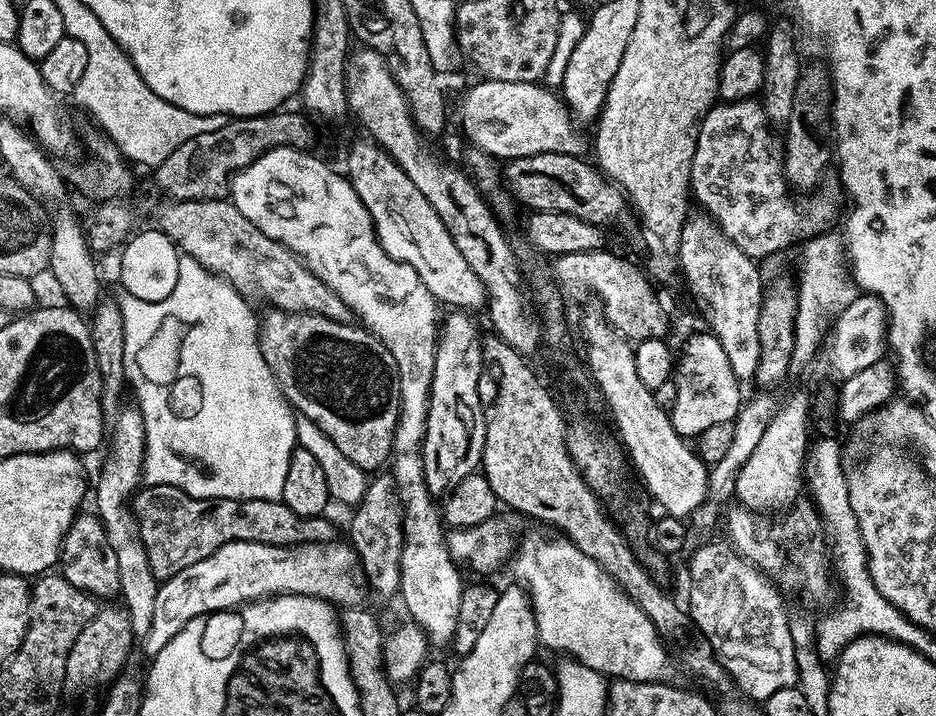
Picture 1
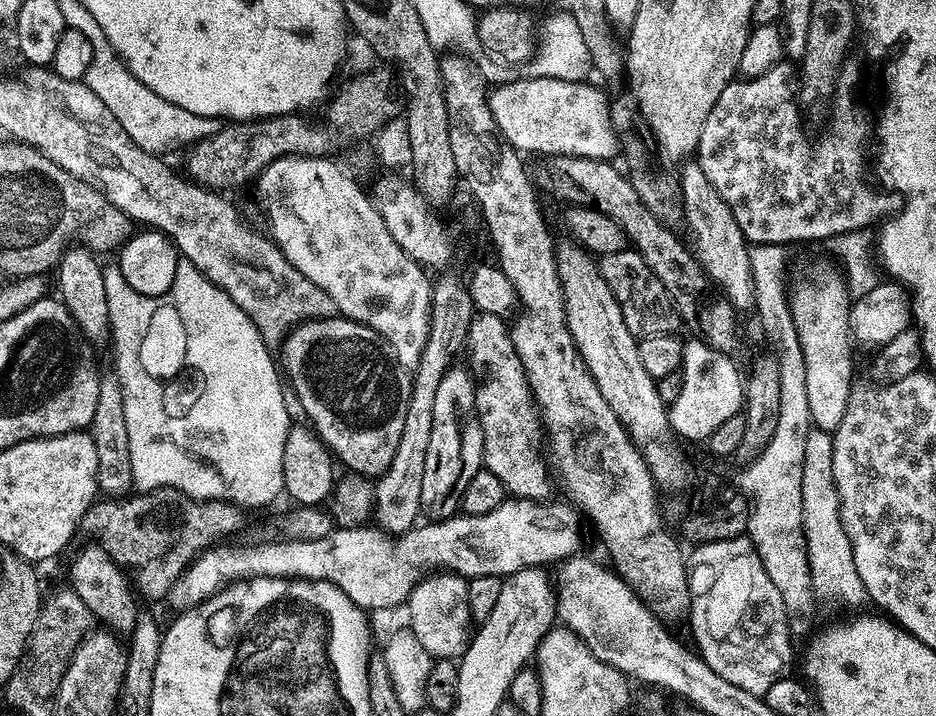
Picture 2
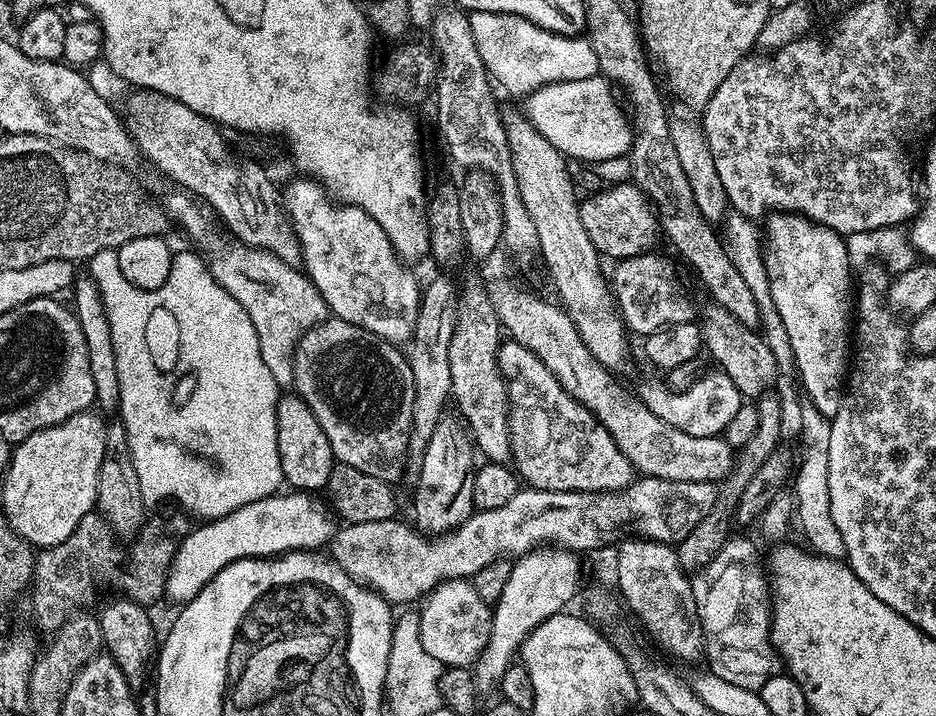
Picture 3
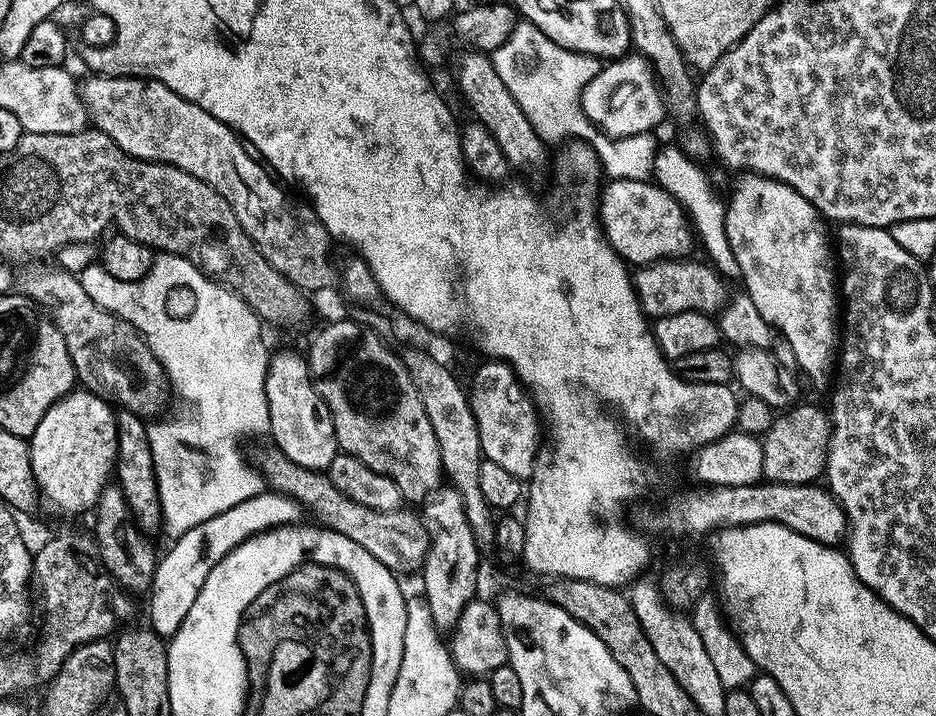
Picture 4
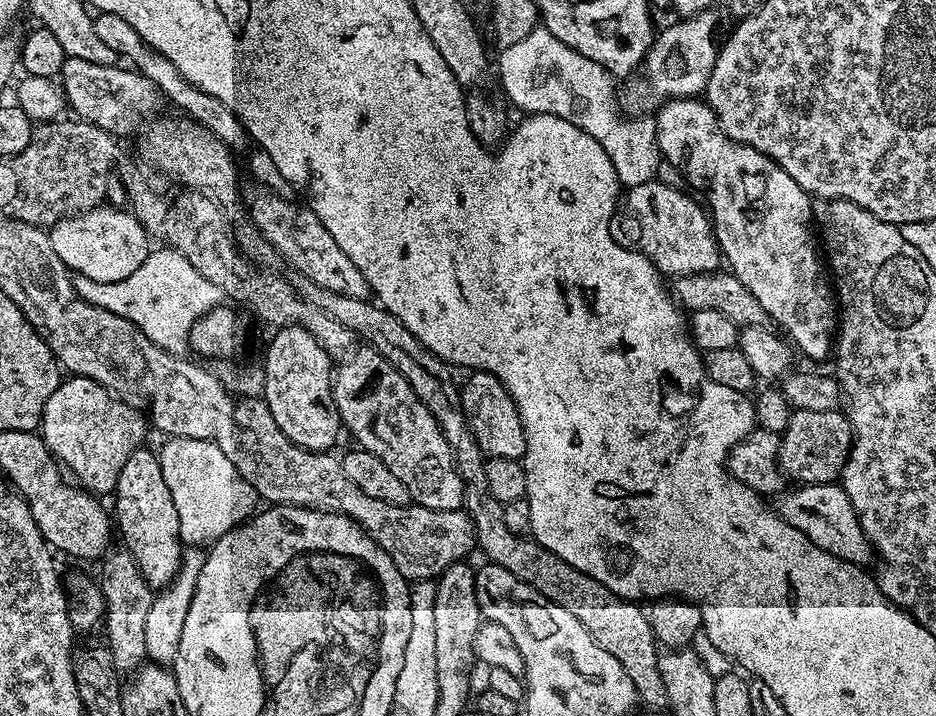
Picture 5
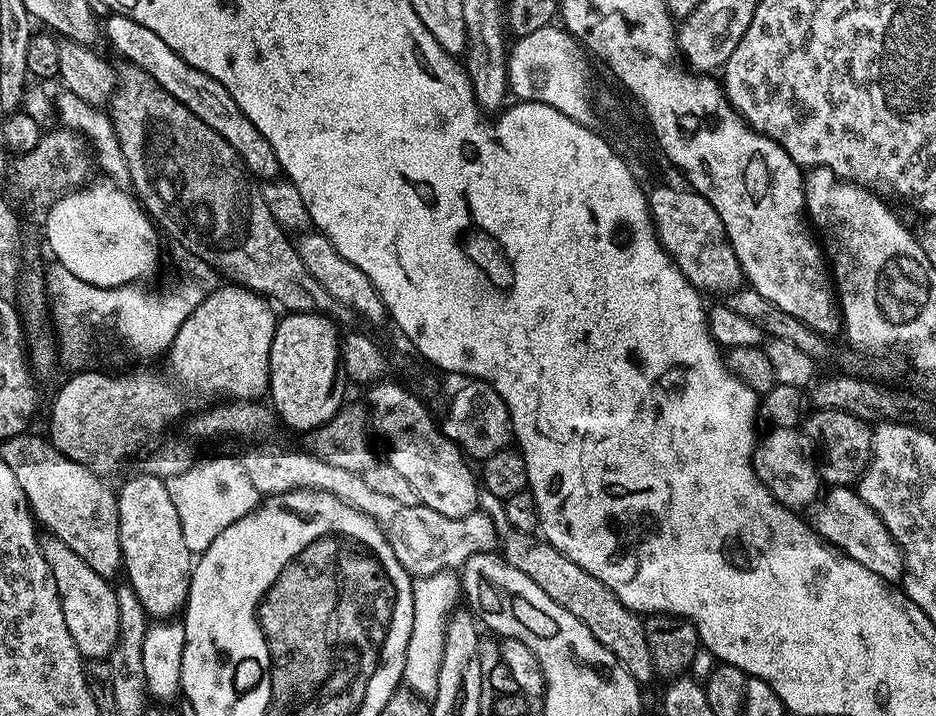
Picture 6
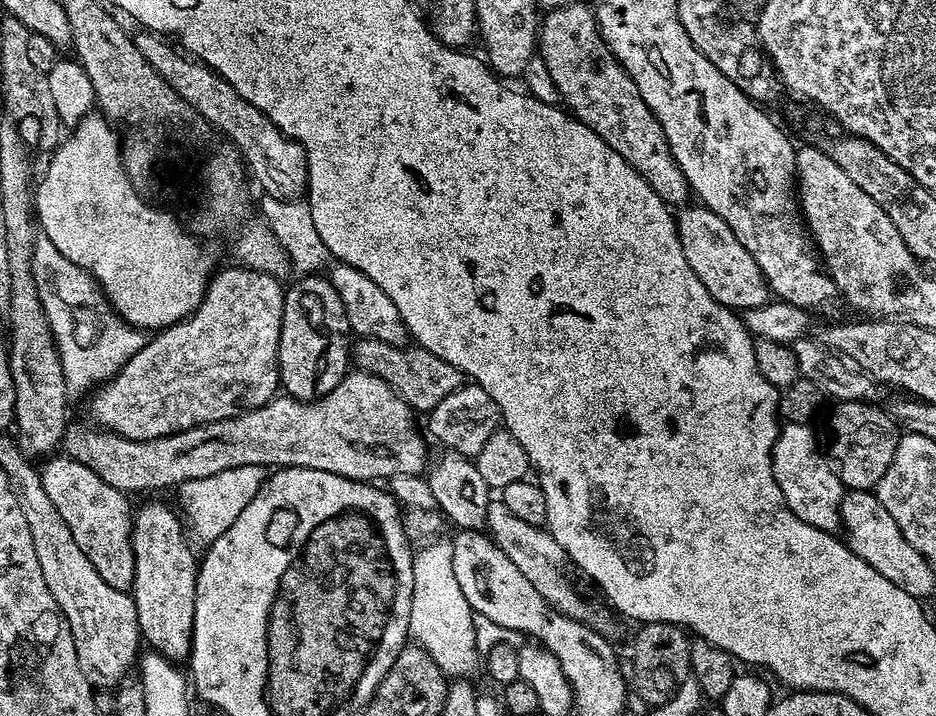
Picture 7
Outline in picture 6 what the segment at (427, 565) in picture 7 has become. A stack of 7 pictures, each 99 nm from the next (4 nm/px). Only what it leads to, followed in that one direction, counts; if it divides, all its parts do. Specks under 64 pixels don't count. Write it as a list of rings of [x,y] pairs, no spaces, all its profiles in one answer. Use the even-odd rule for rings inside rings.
[[[452,570],[422,576],[412,581],[414,594],[414,630],[410,630],[410,642],[406,646],[406,666],[403,683],[420,696],[431,698],[436,694],[438,670],[444,653],[448,621],[453,615],[452,607],[462,596],[459,575]]]

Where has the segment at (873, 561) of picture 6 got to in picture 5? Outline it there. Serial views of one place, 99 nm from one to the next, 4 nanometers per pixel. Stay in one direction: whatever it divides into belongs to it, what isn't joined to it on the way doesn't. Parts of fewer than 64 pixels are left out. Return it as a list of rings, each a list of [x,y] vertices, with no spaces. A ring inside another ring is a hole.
[[[839,483],[800,484],[796,486],[793,492],[791,490],[785,491],[779,497],[779,500],[780,505],[778,505],[778,511],[782,519],[787,520],[790,526],[794,526],[794,530],[806,534],[806,538],[810,538],[810,542],[814,542],[814,546],[818,546],[822,550],[834,554],[839,560],[849,560],[850,563],[861,566],[867,565],[866,562],[871,556],[873,559],[874,549],[869,544],[868,539],[864,537],[864,531],[858,522],[858,514],[853,510],[850,498],[846,495]]]

